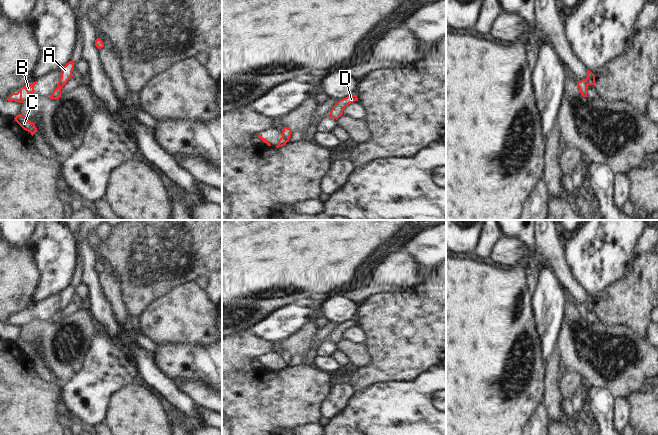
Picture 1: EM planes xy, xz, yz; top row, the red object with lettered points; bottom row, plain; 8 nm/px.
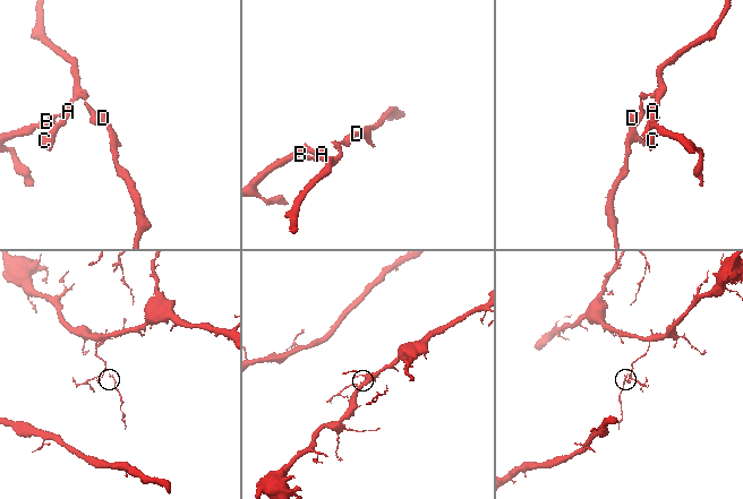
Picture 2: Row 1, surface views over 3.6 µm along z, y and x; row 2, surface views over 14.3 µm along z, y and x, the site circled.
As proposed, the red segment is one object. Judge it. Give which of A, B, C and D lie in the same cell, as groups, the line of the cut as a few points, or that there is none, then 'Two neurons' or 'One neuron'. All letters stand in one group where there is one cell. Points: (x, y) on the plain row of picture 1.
Groups: A C D / B. Split along xz (282, 359), (287, 365). Two neurons.

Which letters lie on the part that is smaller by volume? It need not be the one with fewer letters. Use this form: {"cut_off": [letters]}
{"cut_off": ["B"]}

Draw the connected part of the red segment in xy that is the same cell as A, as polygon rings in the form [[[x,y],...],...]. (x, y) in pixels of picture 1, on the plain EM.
[[[69,285],[62,292],[61,302],[58,307],[58,311],[53,315],[52,319],[48,322],[59,323],[61,321],[61,313],[67,307],[67,305],[73,301],[72,296],[74,294],[74,285]]]

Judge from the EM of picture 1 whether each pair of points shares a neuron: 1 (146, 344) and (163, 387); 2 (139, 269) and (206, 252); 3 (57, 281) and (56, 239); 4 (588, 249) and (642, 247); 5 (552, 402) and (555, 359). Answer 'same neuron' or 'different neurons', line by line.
1: different neurons
2: same neuron
3: same neuron
4: different neurons
5: same neuron

